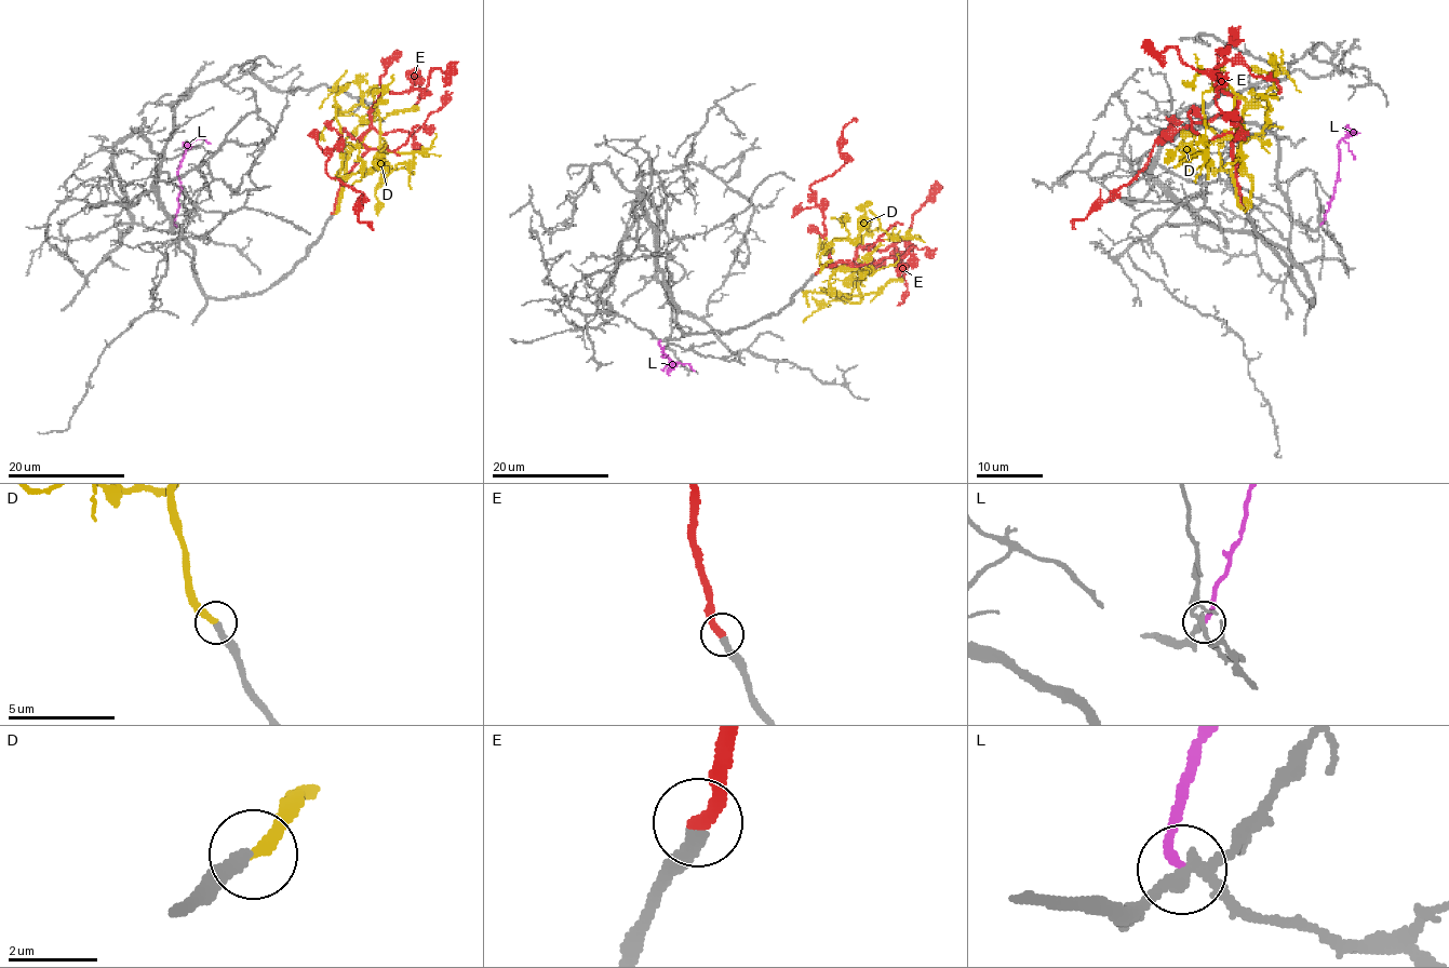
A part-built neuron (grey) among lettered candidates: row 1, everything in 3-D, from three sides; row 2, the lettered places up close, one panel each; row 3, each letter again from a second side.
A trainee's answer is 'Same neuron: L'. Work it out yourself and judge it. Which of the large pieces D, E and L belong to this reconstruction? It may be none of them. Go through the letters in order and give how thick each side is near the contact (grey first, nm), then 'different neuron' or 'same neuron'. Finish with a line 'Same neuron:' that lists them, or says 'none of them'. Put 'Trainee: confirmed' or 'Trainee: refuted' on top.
Trainee: refuted
D: calibres 320 and 320 nm; different neuron
E: calibres 360 and 320 nm; same neuron
L: calibres 240 and 200 nm; different neuron
Same neuron: E

